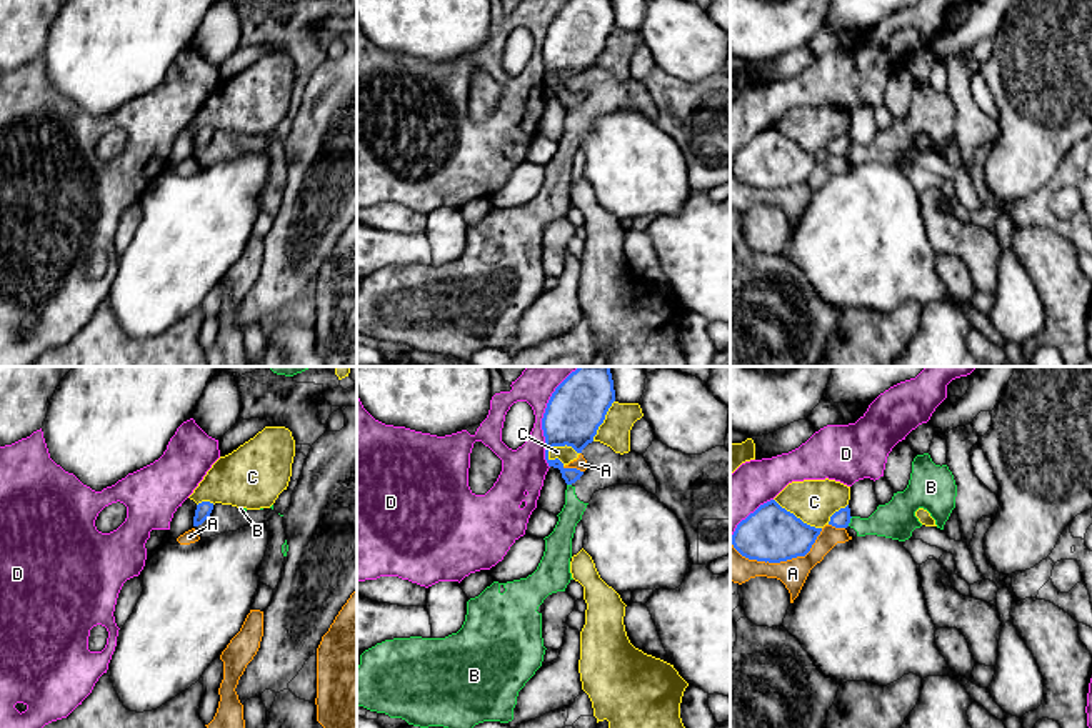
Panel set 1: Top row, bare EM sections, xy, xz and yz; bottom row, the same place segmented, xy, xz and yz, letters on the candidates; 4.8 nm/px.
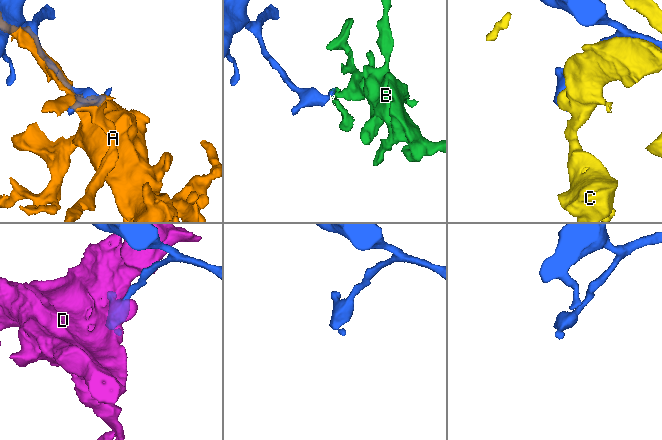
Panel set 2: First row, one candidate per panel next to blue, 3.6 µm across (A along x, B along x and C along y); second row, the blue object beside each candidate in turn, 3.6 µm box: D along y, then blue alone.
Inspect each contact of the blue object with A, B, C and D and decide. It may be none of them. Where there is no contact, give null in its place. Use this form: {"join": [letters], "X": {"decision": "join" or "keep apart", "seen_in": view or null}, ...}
{"join": [], "A": {"decision": "keep apart", "seen_in": "yz"}, "B": {"decision": "keep apart", "seen_in": "yz"}, "C": {"decision": "keep apart", "seen_in": "xz"}, "D": {"decision": "keep apart", "seen_in": "xz"}}

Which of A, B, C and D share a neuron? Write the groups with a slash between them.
A B / C / D

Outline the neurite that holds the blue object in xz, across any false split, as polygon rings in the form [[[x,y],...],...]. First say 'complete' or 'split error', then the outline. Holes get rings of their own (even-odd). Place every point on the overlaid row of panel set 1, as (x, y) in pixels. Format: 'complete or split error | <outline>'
complete | [[[579,366],[552,393],[543,418],[545,460],[559,468],[567,485],[580,480],[584,471],[565,468],[549,458],[554,446],[572,446],[577,453],[594,441],[599,426],[615,401],[610,366]]]

